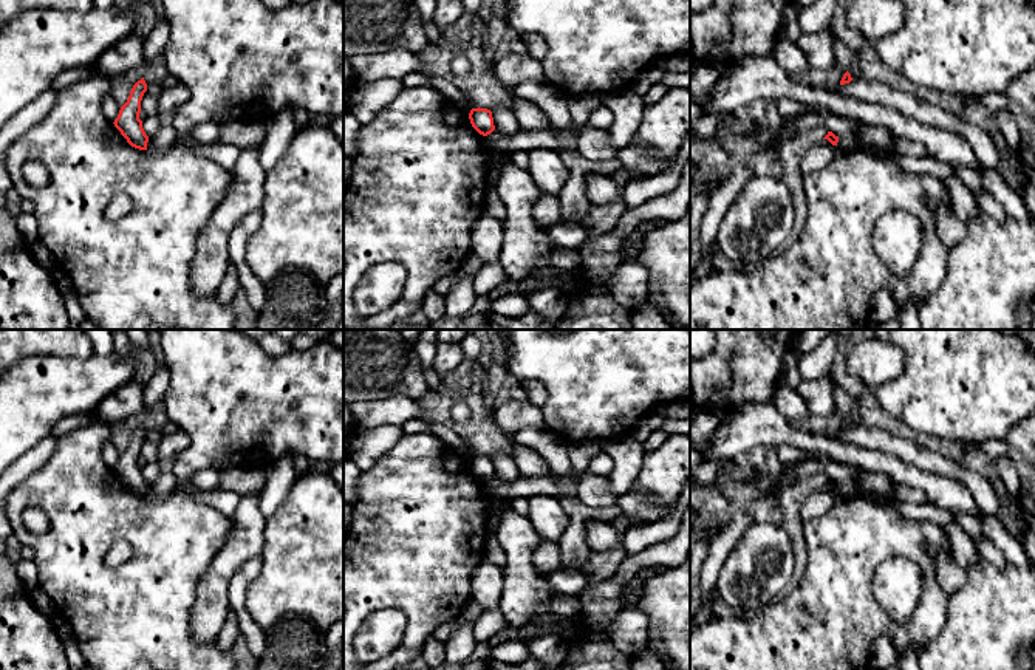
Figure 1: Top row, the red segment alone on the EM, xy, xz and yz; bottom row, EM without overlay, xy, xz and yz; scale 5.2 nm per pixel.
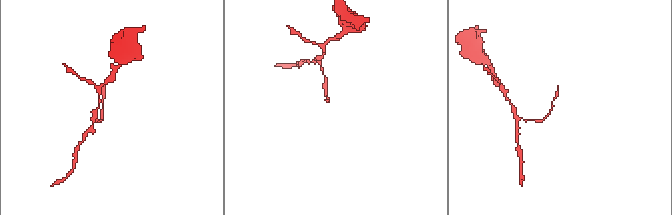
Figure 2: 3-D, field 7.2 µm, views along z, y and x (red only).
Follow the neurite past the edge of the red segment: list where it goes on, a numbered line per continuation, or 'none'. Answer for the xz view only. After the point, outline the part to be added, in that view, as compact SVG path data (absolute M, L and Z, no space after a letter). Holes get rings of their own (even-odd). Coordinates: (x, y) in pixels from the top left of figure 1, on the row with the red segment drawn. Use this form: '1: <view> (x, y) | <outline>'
none

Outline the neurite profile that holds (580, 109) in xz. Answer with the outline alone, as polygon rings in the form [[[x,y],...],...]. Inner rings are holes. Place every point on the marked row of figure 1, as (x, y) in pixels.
[[[589,94],[568,101],[572,125],[569,128],[546,128],[538,132],[518,132],[506,136],[497,130],[486,136],[487,145],[497,155],[531,152],[532,149],[551,149],[557,153],[577,150],[579,130],[588,124],[591,113],[603,105],[603,96]]]

